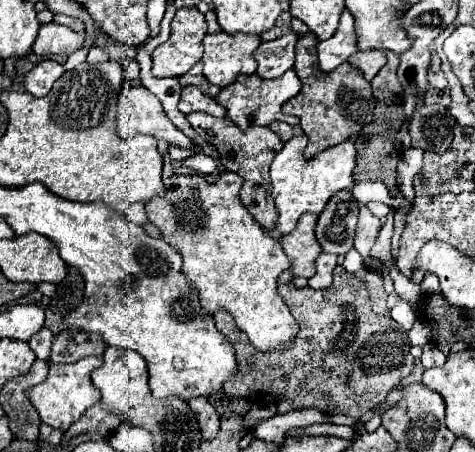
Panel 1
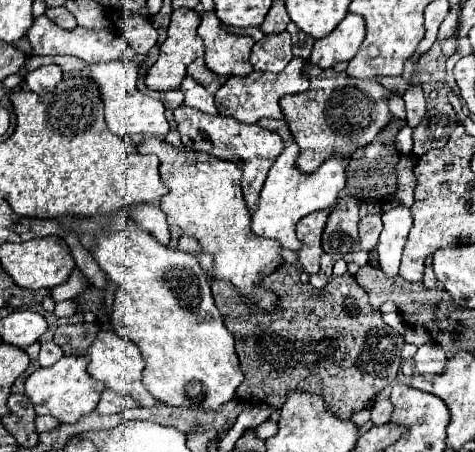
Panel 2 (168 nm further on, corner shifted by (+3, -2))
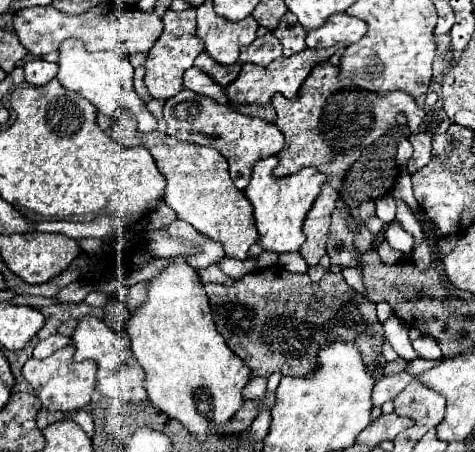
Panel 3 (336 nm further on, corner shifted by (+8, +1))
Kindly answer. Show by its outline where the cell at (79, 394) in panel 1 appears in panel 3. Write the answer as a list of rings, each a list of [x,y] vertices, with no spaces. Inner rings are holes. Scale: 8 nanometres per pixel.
[[[68,345],[60,351],[56,351],[54,355],[50,355],[48,359],[28,359],[26,365],[22,367],[22,377],[34,387],[36,397],[42,403],[42,409],[46,409],[50,413],[52,411],[66,413],[66,411],[72,411],[72,409],[80,409],[92,399],[98,367],[92,361],[74,363],[72,355],[74,355],[74,347]]]

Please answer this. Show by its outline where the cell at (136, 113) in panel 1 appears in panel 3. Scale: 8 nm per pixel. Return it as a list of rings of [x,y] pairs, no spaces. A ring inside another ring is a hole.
[[[66,39],[60,47],[58,65],[60,65],[60,69],[58,69],[56,79],[66,89],[72,89],[72,91],[80,93],[82,97],[86,97],[104,117],[114,119],[118,107],[124,107],[136,119],[138,131],[142,131],[142,133],[156,131],[158,119],[148,111],[146,103],[134,91],[134,85],[132,85],[134,67],[130,65],[126,55],[120,55],[120,53],[88,53],[88,51],[84,51],[84,45],[78,39]]]

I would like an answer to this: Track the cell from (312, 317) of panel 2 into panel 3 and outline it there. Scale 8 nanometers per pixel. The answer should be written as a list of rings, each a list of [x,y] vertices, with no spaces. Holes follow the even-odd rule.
[[[268,267],[260,271],[252,271],[238,279],[232,287],[208,283],[204,285],[206,295],[210,299],[214,323],[220,335],[226,339],[228,347],[248,365],[250,377],[270,377],[272,373],[282,373],[290,377],[308,377],[316,369],[316,355],[320,349],[328,347],[328,343],[336,343],[336,339],[354,341],[356,349],[362,351],[364,365],[370,373],[378,369],[378,353],[386,343],[384,327],[376,317],[376,305],[368,301],[362,293],[352,289],[342,273],[324,275],[324,279],[312,283],[308,275],[296,275],[286,269]]]

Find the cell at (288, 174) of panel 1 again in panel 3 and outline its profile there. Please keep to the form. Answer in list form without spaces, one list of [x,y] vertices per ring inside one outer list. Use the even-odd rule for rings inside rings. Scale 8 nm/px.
[[[266,157],[254,165],[252,183],[248,185],[244,195],[252,203],[256,229],[260,233],[260,243],[264,245],[264,249],[274,251],[274,253],[298,251],[302,247],[302,243],[306,241],[304,233],[302,233],[302,221],[304,221],[306,213],[310,211],[312,203],[316,201],[316,197],[320,195],[320,189],[324,185],[324,181],[328,179],[328,175],[324,175],[322,171],[316,171],[314,167],[306,167],[302,171],[298,171],[296,175],[274,177],[272,171],[276,167],[276,161],[278,161],[276,157]]]

